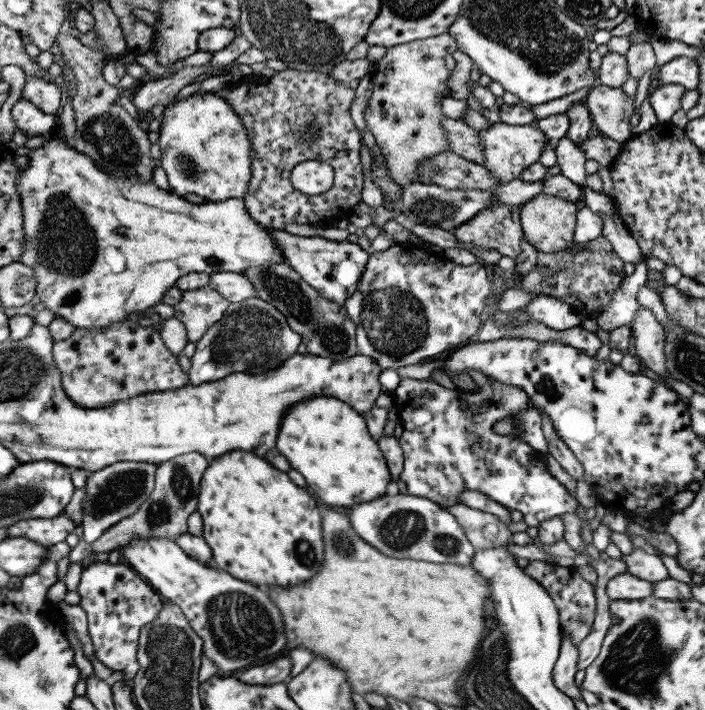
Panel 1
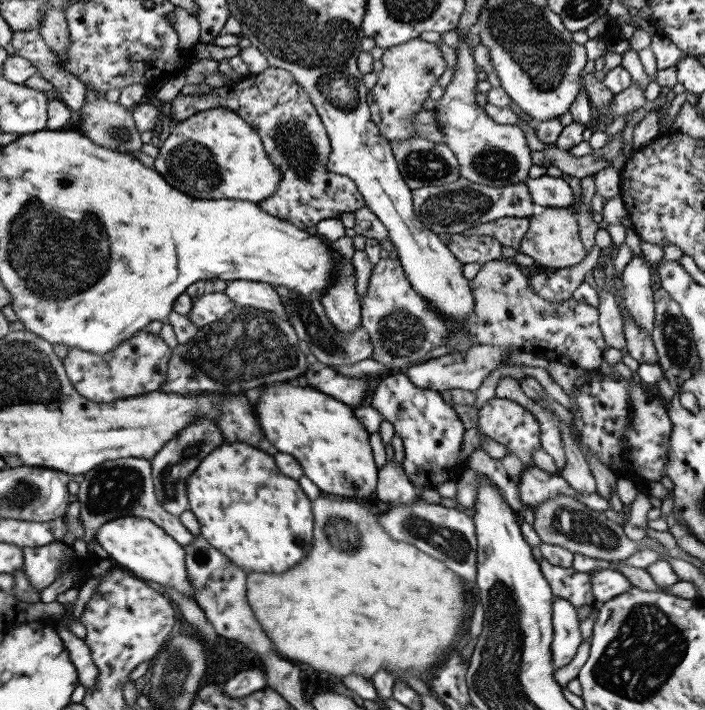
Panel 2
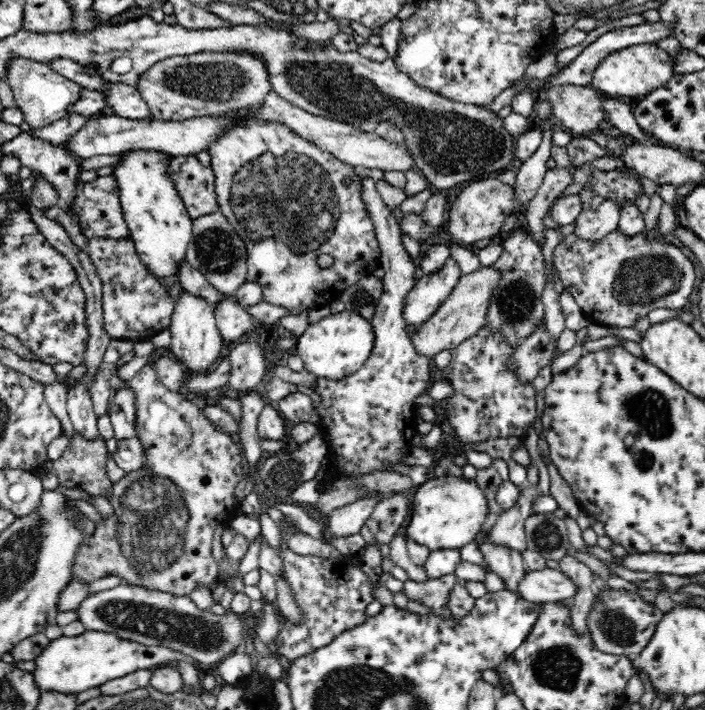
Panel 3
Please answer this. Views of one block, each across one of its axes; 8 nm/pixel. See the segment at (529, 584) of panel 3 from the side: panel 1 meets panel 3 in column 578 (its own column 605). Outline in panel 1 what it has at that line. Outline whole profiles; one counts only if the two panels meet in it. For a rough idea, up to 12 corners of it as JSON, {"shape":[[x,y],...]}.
{"shape":[[625,571],[607,581],[610,600],[639,600],[653,584]]}

